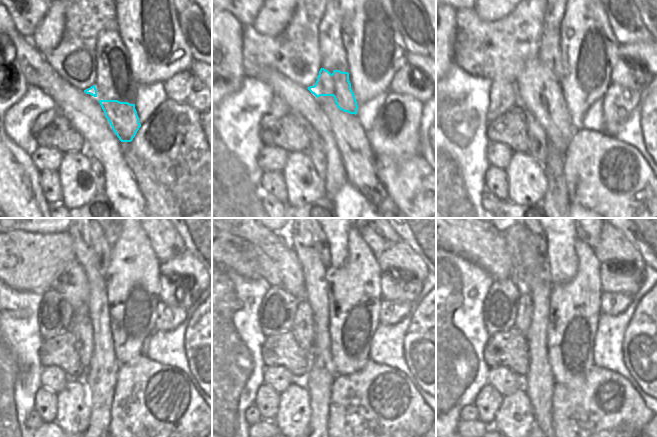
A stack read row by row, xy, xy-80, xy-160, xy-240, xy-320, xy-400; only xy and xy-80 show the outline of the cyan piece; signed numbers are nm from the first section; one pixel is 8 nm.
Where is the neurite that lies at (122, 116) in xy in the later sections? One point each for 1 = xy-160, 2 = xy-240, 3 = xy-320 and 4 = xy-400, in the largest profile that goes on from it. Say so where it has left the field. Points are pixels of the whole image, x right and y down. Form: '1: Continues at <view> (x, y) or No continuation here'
1: Continues at xy-160 (550, 47)
2: Continues at xy-240 (101, 247)
3: Continues at xy-320 (319, 238)
4: Continues at xy-400 (540, 240)

